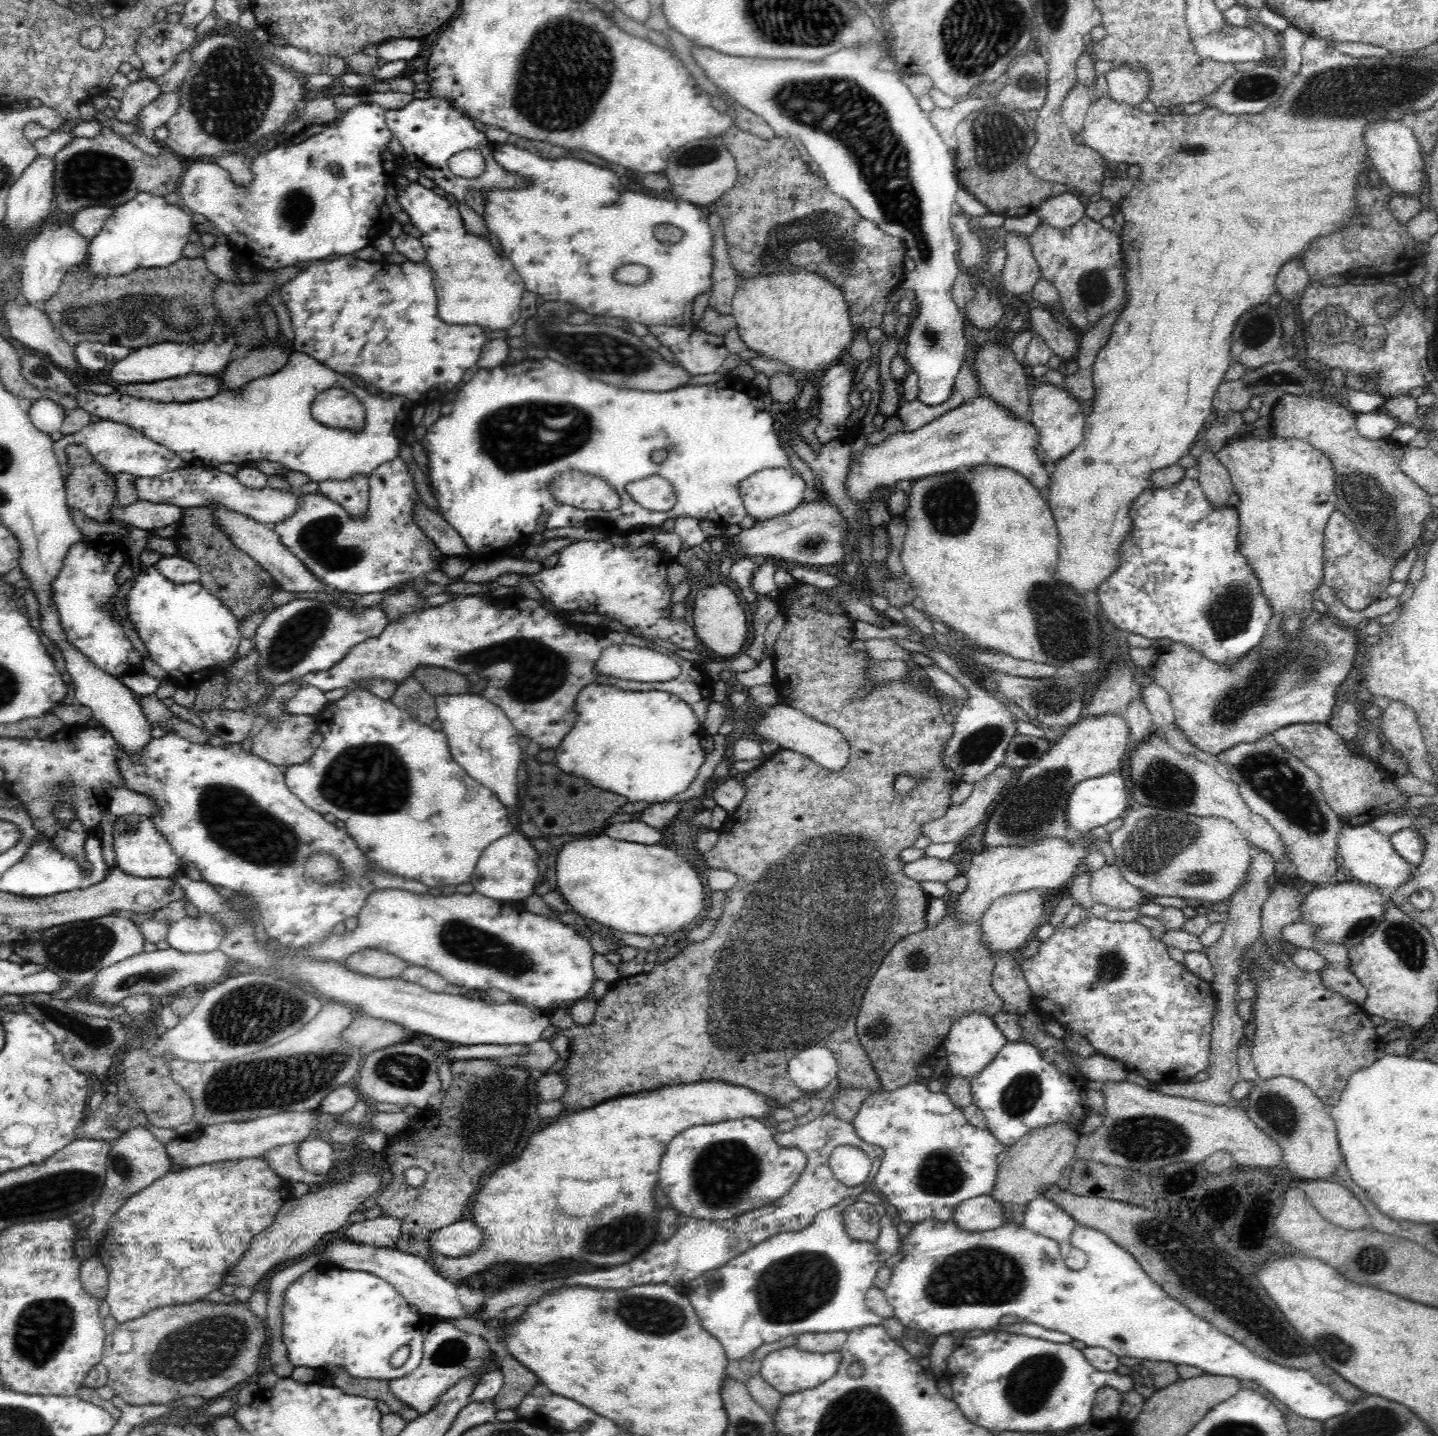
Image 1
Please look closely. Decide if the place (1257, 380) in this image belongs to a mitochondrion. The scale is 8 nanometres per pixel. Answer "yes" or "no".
yes

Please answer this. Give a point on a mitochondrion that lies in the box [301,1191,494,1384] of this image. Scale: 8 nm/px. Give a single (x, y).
(452, 1353)

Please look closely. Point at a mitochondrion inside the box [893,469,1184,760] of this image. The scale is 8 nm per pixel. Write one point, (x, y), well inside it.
(1064, 630)

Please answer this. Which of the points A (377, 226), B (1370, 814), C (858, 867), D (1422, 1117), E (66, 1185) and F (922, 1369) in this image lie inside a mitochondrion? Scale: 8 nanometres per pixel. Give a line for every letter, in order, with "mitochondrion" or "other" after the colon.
A: other
B: other
C: mitochondrion
D: other
E: mitochondrion
F: other

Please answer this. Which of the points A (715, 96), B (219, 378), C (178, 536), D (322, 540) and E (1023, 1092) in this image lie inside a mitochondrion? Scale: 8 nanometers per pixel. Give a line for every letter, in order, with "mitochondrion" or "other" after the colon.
A: other
B: other
C: other
D: mitochondrion
E: mitochondrion

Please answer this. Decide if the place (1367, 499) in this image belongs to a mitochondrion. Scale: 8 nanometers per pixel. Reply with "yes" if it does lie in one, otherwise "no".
yes

